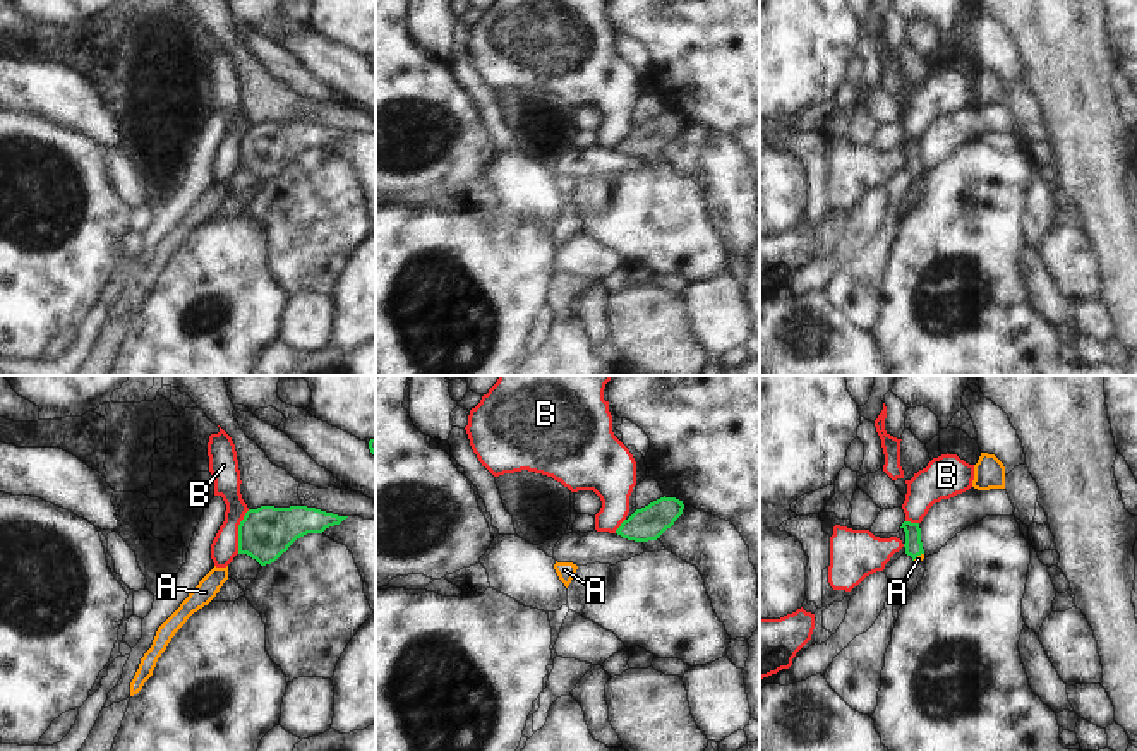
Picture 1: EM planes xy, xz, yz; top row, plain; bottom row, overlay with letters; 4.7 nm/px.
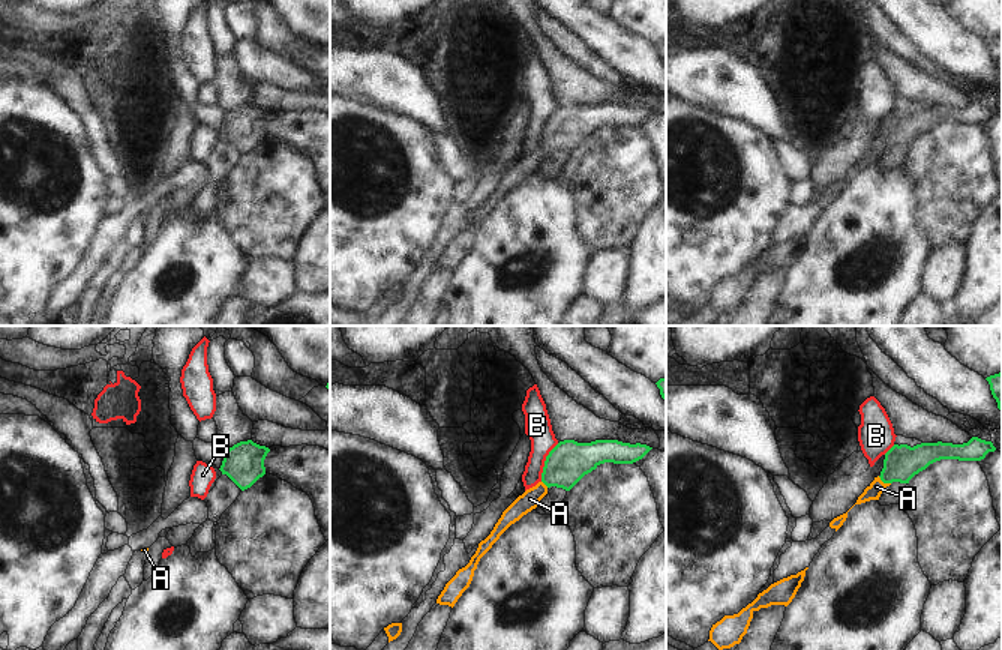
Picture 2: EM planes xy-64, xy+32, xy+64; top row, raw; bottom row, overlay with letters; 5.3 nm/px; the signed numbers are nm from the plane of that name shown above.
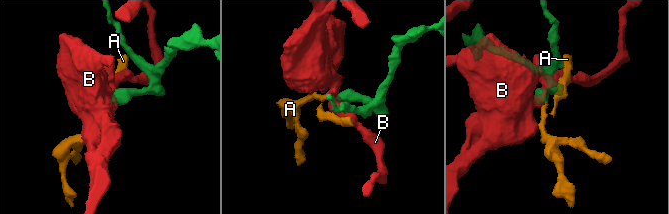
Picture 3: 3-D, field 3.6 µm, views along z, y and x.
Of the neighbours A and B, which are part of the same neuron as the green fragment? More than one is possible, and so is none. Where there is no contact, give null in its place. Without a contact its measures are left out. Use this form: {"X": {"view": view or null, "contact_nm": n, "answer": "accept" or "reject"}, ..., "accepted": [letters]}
{"A": {"view": "yz", "contact_nm": 70, "answer": "accept"}, "B": {"view": "xy", "contact_nm": 220, "answer": "reject"}, "accepted": ["A"]}

